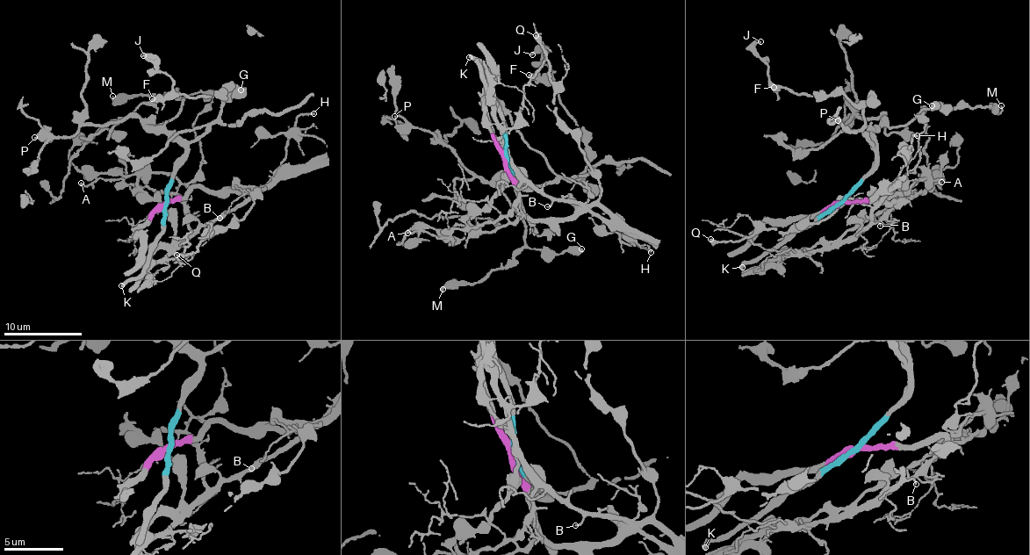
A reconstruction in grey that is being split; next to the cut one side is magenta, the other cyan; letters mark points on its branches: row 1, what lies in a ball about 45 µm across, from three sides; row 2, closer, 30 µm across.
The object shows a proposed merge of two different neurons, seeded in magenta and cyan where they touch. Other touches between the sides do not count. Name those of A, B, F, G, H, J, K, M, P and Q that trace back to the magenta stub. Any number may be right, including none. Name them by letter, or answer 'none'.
A, B, H, Q

